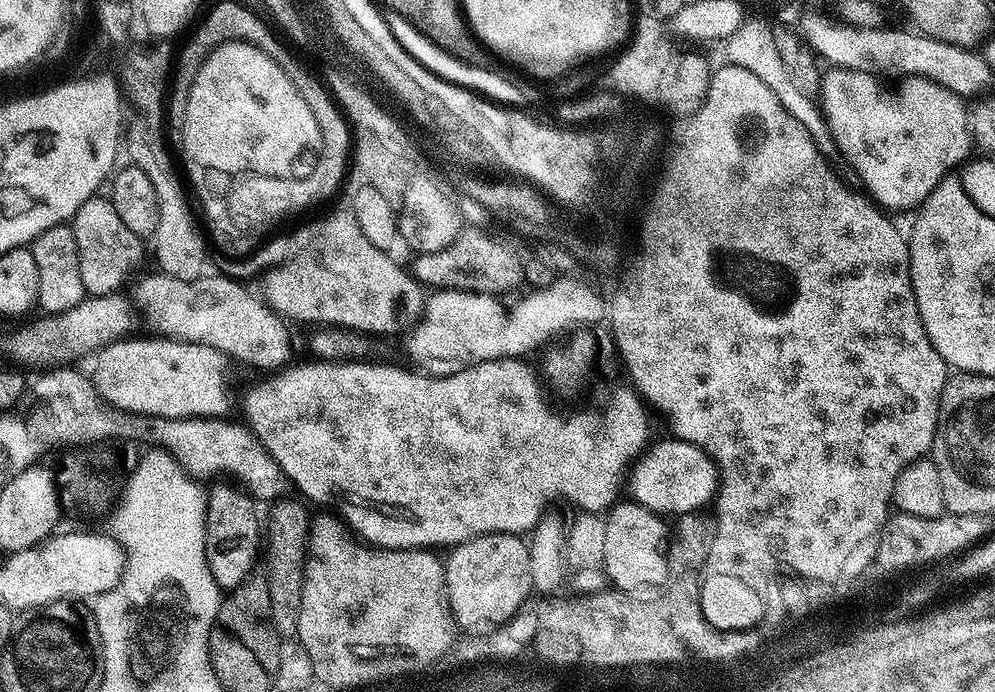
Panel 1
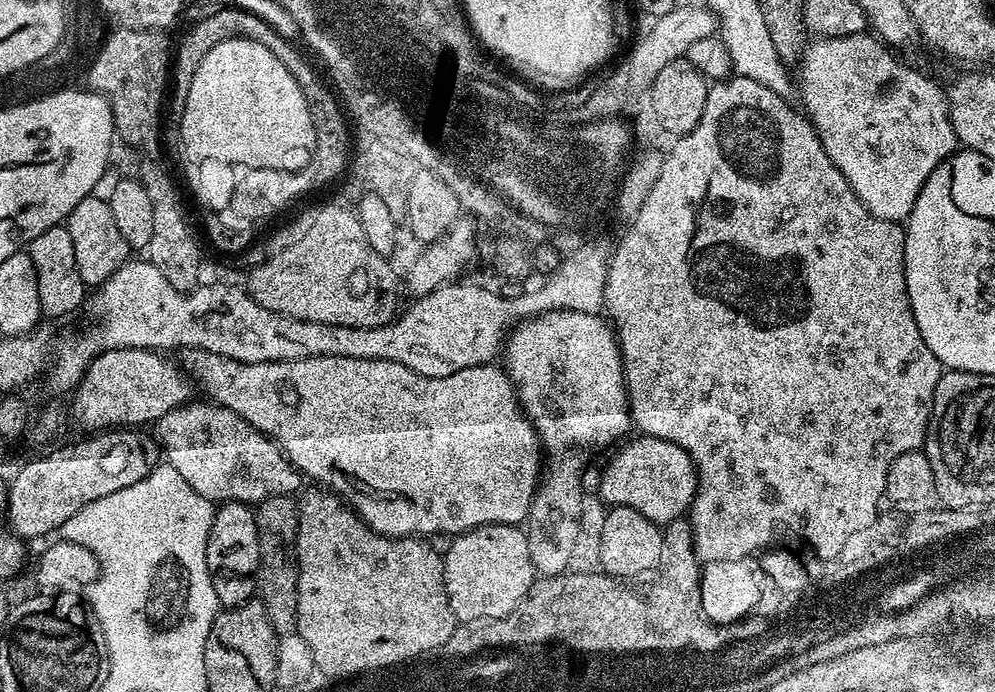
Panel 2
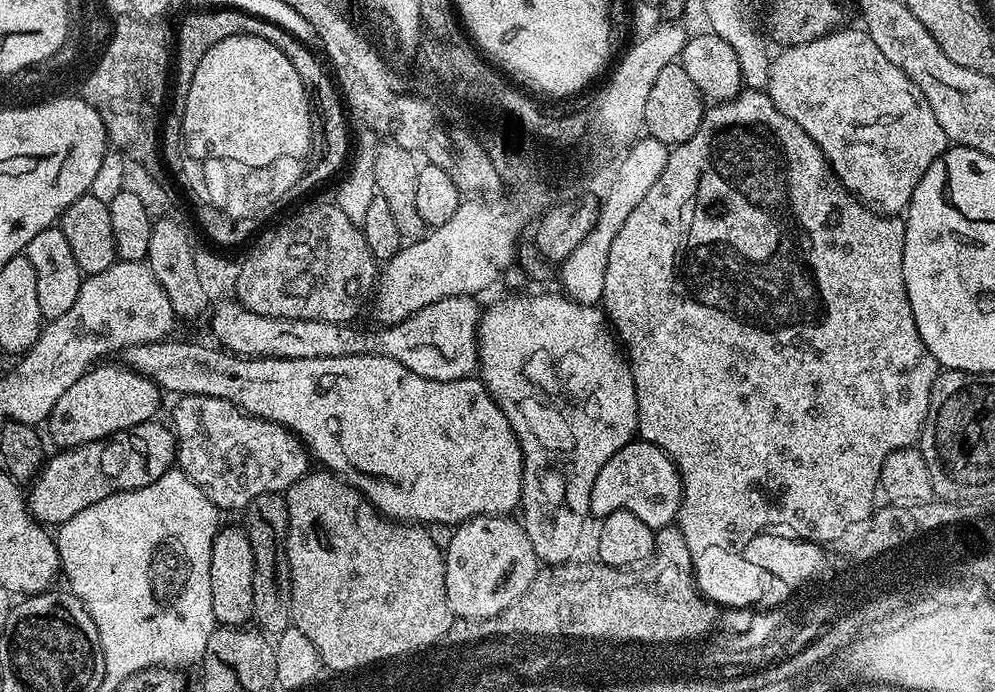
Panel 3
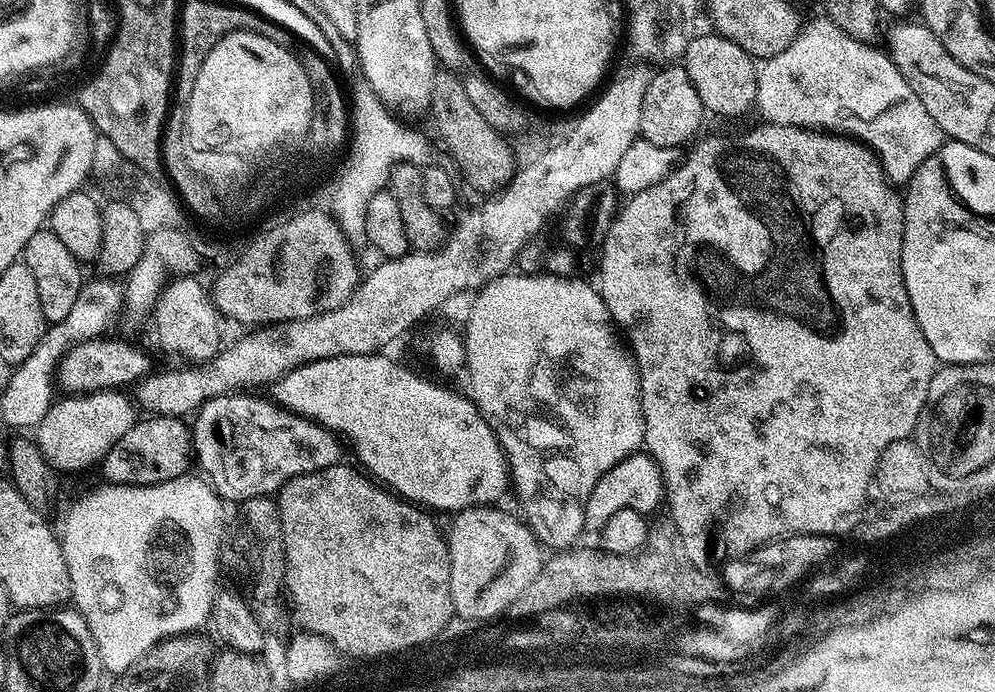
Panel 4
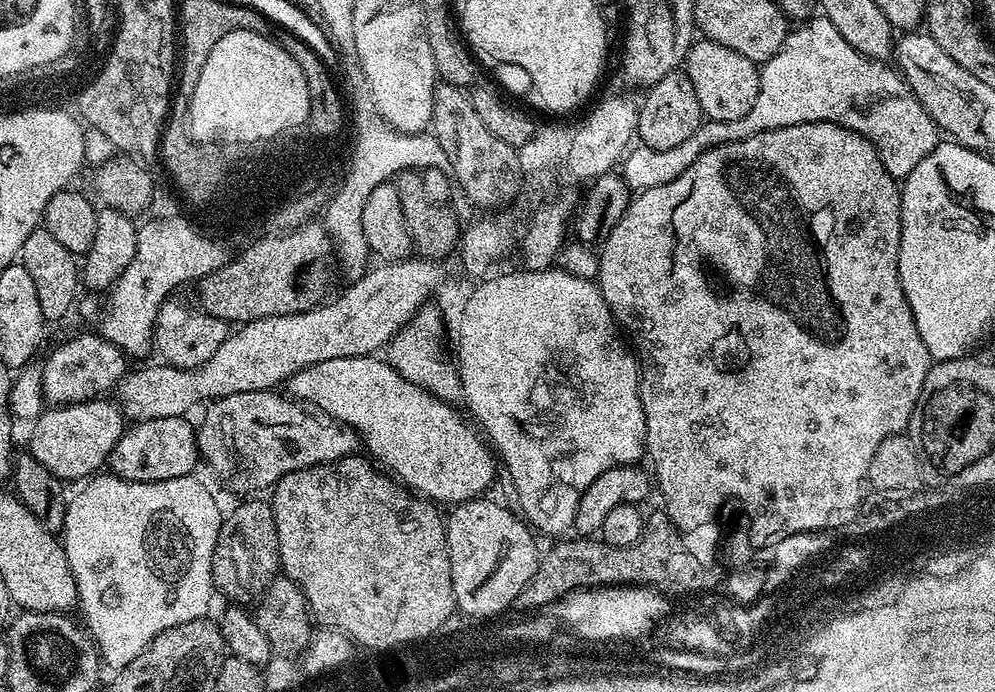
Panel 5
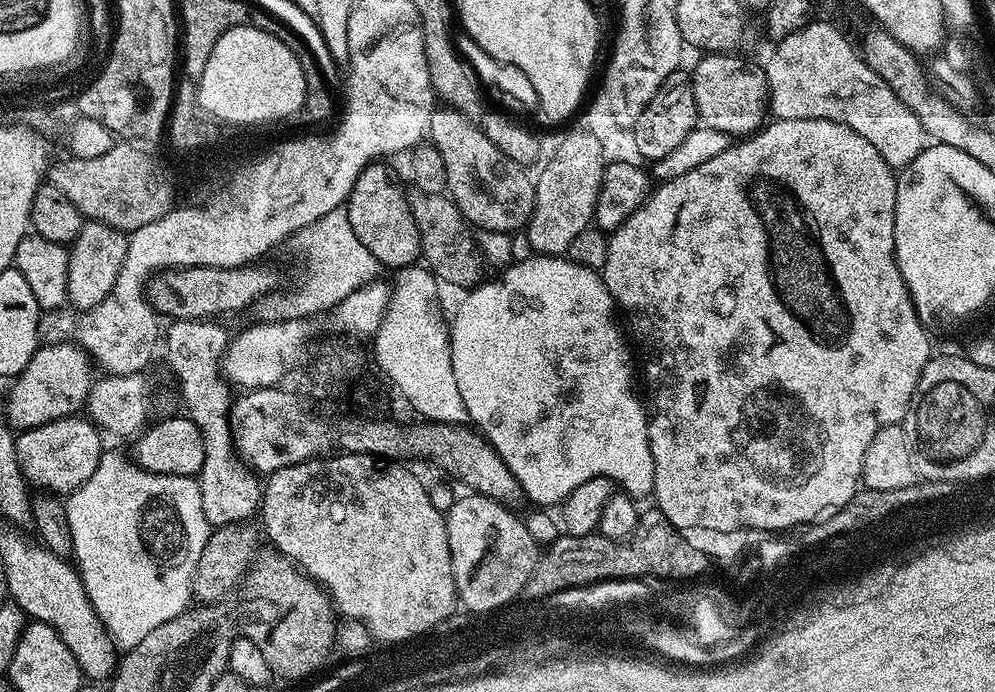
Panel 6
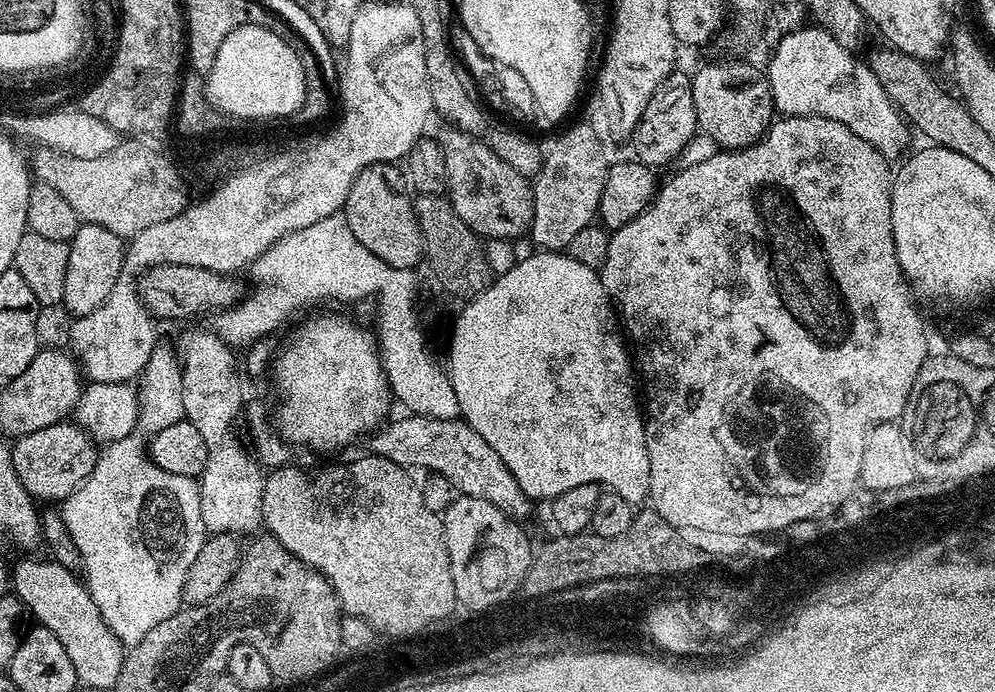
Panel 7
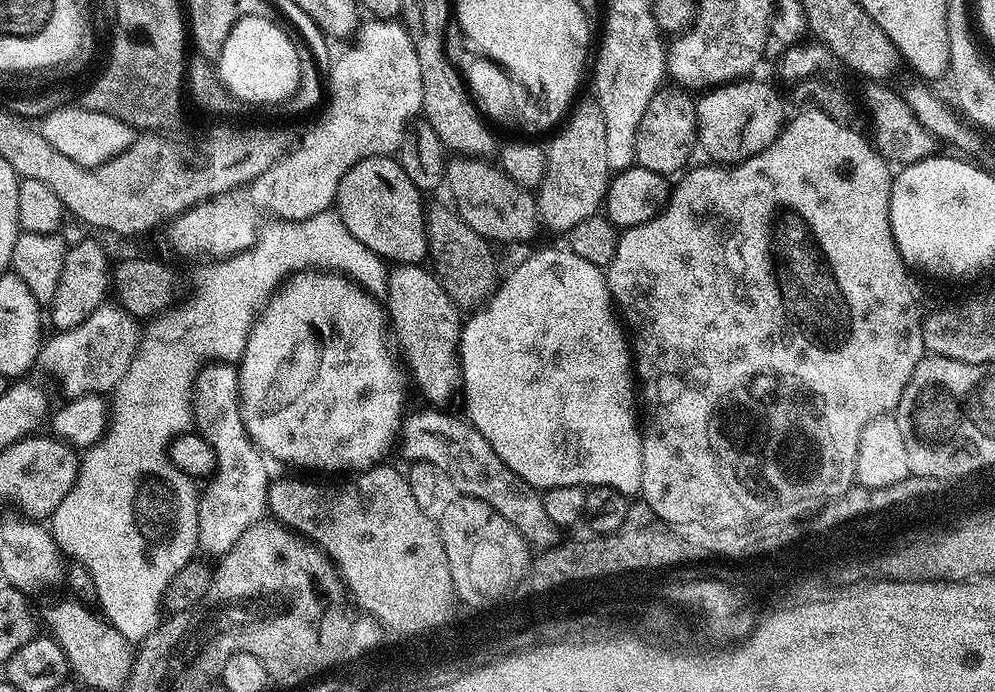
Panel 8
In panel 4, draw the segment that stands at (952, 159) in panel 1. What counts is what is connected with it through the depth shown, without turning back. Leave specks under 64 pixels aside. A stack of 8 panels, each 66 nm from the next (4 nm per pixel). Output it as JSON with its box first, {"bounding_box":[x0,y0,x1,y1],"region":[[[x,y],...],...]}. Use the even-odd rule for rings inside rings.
{"bounding_box":[755,18,946,186],"region":[[[819,18],[820,20],[810,19],[803,25],[799,35],[794,38],[794,42],[786,50],[782,50],[782,54],[774,54],[768,60],[763,61],[756,69],[757,94],[755,107],[760,107],[760,112],[765,121],[770,124],[785,124],[786,126],[795,126],[795,128],[807,128],[809,130],[819,130],[824,134],[835,134],[841,138],[851,138],[861,144],[867,145],[875,152],[880,160],[881,166],[884,168],[884,174],[889,181],[896,186],[907,185],[912,179],[912,175],[918,170],[918,166],[922,166],[922,162],[926,162],[926,158],[930,158],[930,154],[939,153],[942,145],[946,143],[944,131],[938,126],[938,122],[934,122],[934,118],[930,118],[930,113],[926,111],[926,106],[922,106],[922,102],[918,102],[918,94],[914,94],[914,90],[910,90],[910,86],[906,82],[906,78],[902,78],[902,74],[898,74],[898,66],[894,66],[894,62],[889,58],[887,51],[880,52],[871,43],[852,38],[850,34],[846,34],[846,30],[842,30],[837,24],[827,18]]]}

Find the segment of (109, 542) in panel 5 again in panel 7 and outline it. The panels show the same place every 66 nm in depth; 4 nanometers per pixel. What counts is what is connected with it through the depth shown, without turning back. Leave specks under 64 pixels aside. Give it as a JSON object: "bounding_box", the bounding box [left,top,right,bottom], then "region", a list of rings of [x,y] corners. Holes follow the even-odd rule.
{"bounding_box":[62,434,206,630],"region":[[[139,434],[127,436],[126,438],[122,438],[121,440],[119,440],[118,442],[114,442],[113,444],[105,444],[99,449],[94,470],[88,476],[87,480],[85,480],[84,483],[81,484],[80,487],[77,488],[76,491],[73,492],[67,500],[63,501],[62,515],[64,517],[64,521],[66,522],[66,530],[70,530],[70,538],[74,538],[74,546],[78,546],[78,550],[82,554],[82,562],[84,563],[83,575],[86,577],[88,592],[94,598],[94,606],[98,606],[100,616],[106,622],[106,626],[110,626],[110,630],[118,630],[118,628],[122,628],[122,616],[120,616],[122,612],[116,612],[116,610],[114,610],[114,606],[118,606],[118,604],[114,604],[114,600],[118,600],[116,596],[120,596],[120,600],[124,598],[124,588],[128,590],[128,594],[130,594],[130,590],[132,590],[132,594],[136,594],[136,590],[138,590],[138,592],[140,592],[140,590],[144,590],[144,592],[142,592],[142,594],[144,594],[142,598],[146,598],[146,600],[154,600],[154,602],[156,602],[158,598],[162,598],[162,596],[170,598],[170,602],[172,602],[172,596],[174,596],[174,592],[178,593],[180,596],[182,594],[182,586],[186,582],[186,570],[190,570],[190,566],[194,566],[194,558],[198,558],[198,550],[202,550],[202,546],[204,545],[206,539],[206,529],[204,523],[202,522],[202,510],[200,509],[199,483],[197,483],[197,481],[193,479],[193,477],[183,476],[182,474],[170,474],[170,470],[162,470],[161,468],[159,468],[157,464],[152,461],[149,449],[146,447],[146,440],[143,440],[143,438],[139,436]]]}

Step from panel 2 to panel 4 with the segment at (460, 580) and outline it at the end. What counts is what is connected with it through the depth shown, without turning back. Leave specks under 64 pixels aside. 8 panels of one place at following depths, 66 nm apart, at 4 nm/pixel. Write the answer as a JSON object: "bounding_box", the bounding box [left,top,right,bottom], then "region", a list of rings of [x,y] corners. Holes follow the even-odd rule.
{"bounding_box":[446,506,546,621],"region":[[[481,506],[464,508],[451,517],[452,529],[446,532],[450,554],[450,594],[455,615],[461,621],[492,615],[499,608],[515,605],[522,590],[540,573],[546,559],[542,545],[527,523],[519,515],[516,516],[503,512],[500,506]]]}

